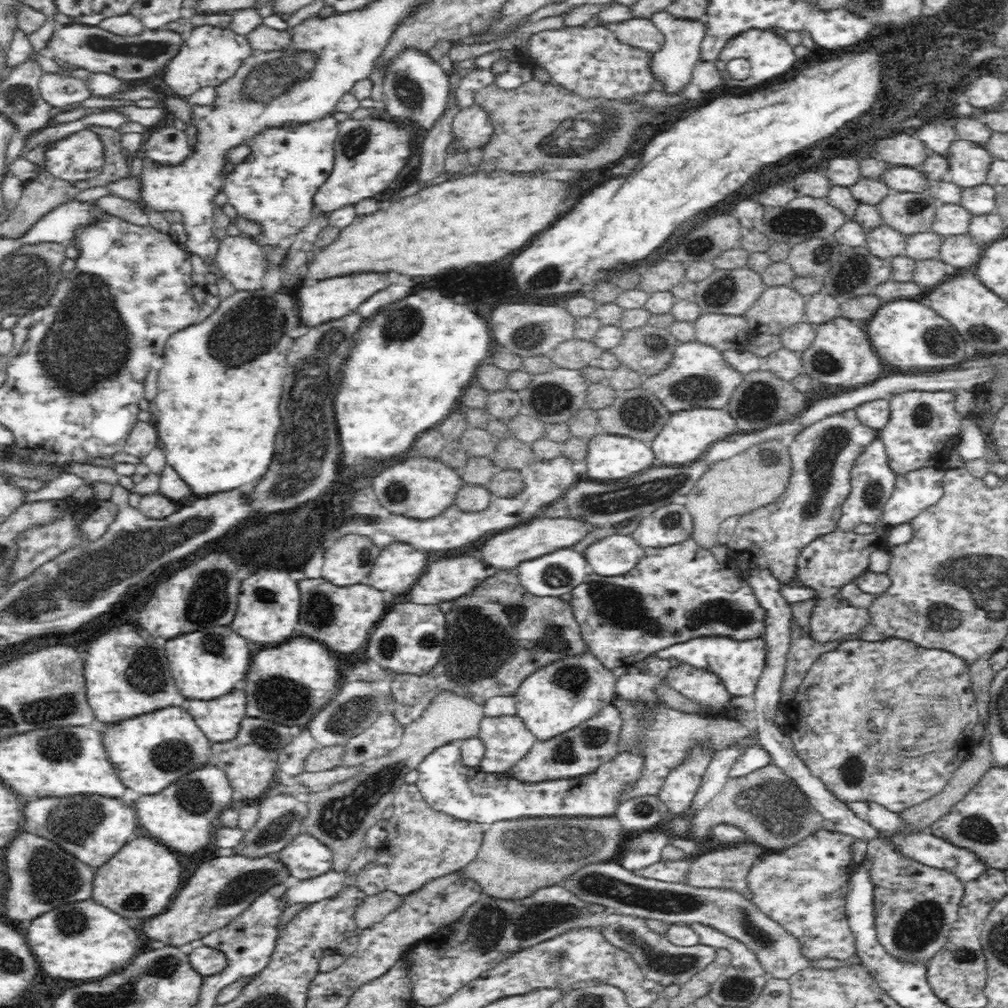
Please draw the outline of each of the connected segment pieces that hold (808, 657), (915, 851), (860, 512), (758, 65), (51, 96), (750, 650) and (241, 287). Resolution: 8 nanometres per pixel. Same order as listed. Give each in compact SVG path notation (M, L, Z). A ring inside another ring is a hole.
M792 624L791 629L791 645L787 654L788 668L785 671L782 686L780 686L781 705L795 697L805 673L821 654L834 650L841 642L860 638L859 634L852 634L840 641L818 642L810 636L805 636L804 632L800 632L796 624Z
M929 831L896 837L894 841L902 855L931 867L951 871L964 883L978 878L989 868L977 854Z
M876 438L864 453L860 454L859 461L856 462L855 472L852 472L852 494L843 504L843 514L838 522L838 530L844 533L856 533L856 528L864 524L883 527L883 508L894 493L896 478L897 476L892 473L888 465L884 443L880 438Z
M748 29L747 33L740 34L739 37L732 38L728 42L727 46L724 46L724 50L720 52L718 58L716 58L715 66L722 75L722 78L726 80L728 86L740 86L740 88L748 88L748 86L758 86L758 84L766 84L786 72L790 72L796 64L796 56L794 56L794 48L780 36L776 36L774 32L768 32L767 30L760 29ZM735 58L746 58L752 64L750 72L750 78L748 80L732 80L730 74L726 70L726 64L730 60Z
M46 73L39 82L42 98L51 108L62 108L66 104L78 104L93 97L86 83L78 78Z
M698 637L659 650L657 656L664 659L676 658L699 669L714 670L731 695L748 696L756 690L760 674L764 670L765 646L762 637L754 641L737 641L728 637Z
M227 235L219 241L215 262L224 278L230 280L237 291L255 291L263 288L262 278L270 269L270 264L267 264L267 256L270 254L270 250L270 247L257 244L249 237Z

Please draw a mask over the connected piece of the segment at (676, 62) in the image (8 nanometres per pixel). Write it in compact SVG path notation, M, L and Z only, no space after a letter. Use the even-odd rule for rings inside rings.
M666 10L653 13L650 20L666 40L664 48L655 54L655 76L657 76L657 80L665 84L664 92L666 94L680 94L679 91L690 82L694 62L698 60L700 55L699 49L705 36L704 20L676 19Z

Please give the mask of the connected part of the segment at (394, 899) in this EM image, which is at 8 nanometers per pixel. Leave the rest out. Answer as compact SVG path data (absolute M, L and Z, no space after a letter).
M390 892L367 896L363 900L363 904L356 909L353 916L353 928L363 930L369 928L384 920L385 916L399 909L399 906L405 902L405 895Z

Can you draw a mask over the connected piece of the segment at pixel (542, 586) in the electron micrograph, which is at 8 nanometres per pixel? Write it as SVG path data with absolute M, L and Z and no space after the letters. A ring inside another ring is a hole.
M567 548L520 563L513 571L519 583L533 597L560 597L580 586L588 574L593 573L593 568L582 552Z

